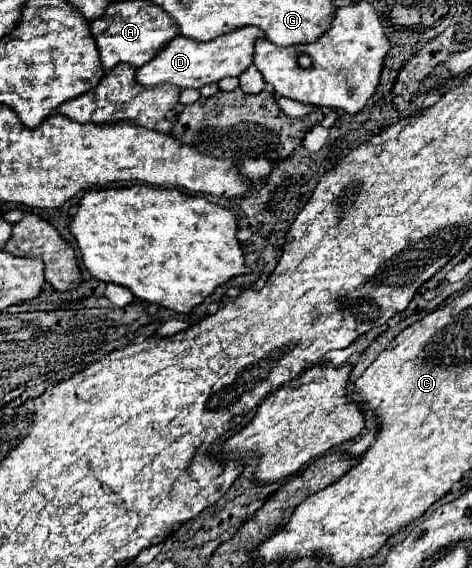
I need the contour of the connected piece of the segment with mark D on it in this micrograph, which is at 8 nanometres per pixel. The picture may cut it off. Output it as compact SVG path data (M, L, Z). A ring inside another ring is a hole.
M240 27L212 41L192 41L186 37L174 37L172 41L168 41L166 47L162 47L154 55L152 61L136 69L136 81L142 87L156 87L162 83L170 83L180 89L186 87L200 89L208 83L218 83L224 77L238 77L248 65L252 65L254 41L260 37L264 37L264 33L258 27Z

